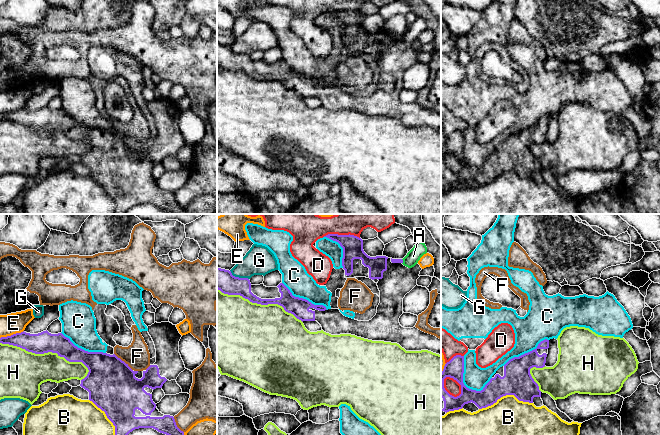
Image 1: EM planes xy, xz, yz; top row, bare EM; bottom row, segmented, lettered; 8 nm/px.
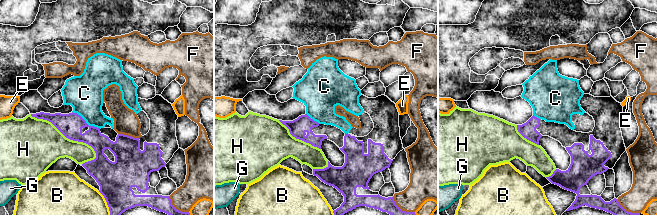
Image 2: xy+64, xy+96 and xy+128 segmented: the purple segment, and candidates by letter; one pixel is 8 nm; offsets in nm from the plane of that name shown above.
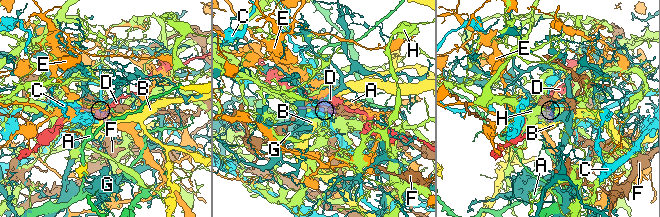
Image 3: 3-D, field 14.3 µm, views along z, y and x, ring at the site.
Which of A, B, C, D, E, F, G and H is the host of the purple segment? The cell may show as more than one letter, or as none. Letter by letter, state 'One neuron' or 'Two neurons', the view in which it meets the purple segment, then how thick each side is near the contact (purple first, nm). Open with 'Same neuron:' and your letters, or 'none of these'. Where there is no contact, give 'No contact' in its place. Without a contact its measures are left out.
Same neuron: none of these
A: Two neurons. Touches purple in xz. Thickness 30 nm (purple) against 110 nm
B: Two neurons. Touches purple in yz. Thickness 240 nm (purple) against 440 nm
C: Two neurons. Touches purple in yz. Thickness 150 nm (purple) against 190 nm
D: Two neurons. Touches purple in xz. Thickness 160 nm (purple) against 160 nm
E: Two neurons. Touches purple in xy. Thickness 170 nm (purple) against 170 nm
F: Two neurons. Touches purple in xy. Thickness 400 nm (purple) against 200 nm
G: Two neurons. Touches purple in xz. Thickness 170 nm (purple) against 240 nm
H: Two neurons. Touches purple in xy. Thickness 170 nm (purple) against 360 nm

